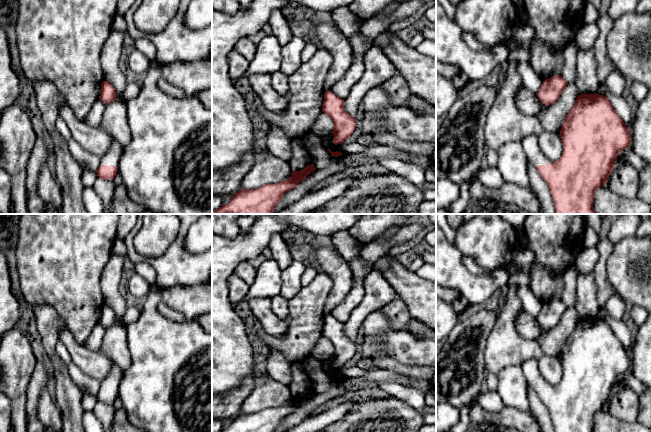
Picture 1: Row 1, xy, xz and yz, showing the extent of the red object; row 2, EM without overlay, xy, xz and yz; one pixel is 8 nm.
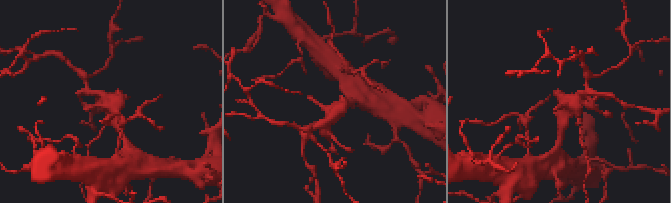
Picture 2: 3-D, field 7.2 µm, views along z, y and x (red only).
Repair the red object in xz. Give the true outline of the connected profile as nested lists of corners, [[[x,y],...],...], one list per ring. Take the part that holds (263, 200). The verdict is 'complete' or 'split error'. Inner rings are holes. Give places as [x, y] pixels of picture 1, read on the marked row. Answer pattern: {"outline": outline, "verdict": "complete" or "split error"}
{"outline": [[[312,163],[301,171],[292,171],[291,176],[283,182],[264,184],[257,189],[241,189],[232,196],[228,204],[222,205],[218,210],[212,211],[212,214],[273,214],[275,207],[282,200],[284,194],[297,187],[315,169]]], "verdict": "complete"}

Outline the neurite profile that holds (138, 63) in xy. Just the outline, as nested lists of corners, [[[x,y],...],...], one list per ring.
[[[134,50],[128,57],[129,70],[137,74],[146,74],[151,61],[140,51]]]

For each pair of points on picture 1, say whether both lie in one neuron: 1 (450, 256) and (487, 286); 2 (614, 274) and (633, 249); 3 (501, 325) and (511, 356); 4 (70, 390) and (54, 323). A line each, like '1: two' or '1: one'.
1: one
2: one
3: one
4: one

